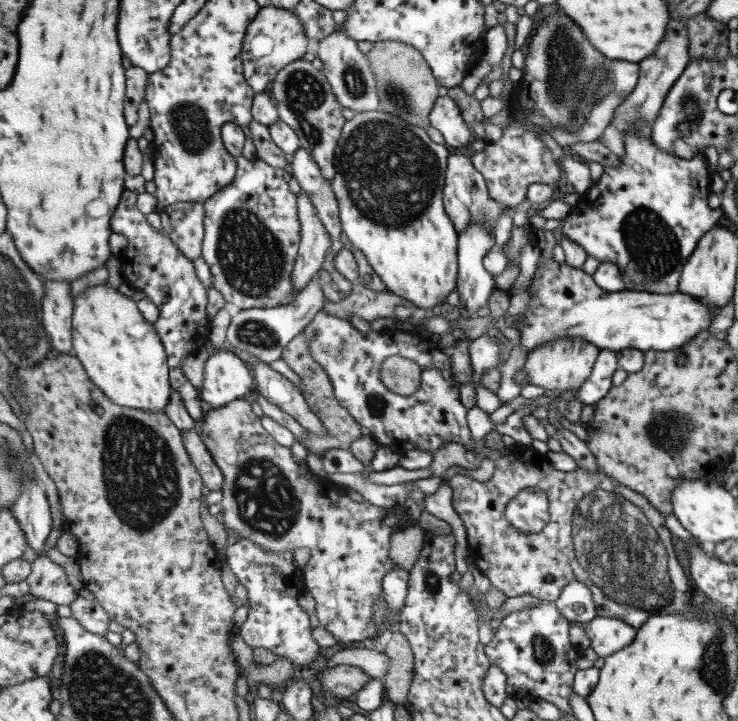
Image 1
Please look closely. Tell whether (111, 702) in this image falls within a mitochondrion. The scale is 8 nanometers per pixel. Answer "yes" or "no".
yes

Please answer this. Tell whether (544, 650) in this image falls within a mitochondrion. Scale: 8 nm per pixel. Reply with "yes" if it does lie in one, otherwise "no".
yes

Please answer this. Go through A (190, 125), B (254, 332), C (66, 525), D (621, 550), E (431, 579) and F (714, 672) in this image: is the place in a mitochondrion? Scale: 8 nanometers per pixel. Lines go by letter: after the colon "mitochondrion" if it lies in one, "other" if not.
A: mitochondrion
B: mitochondrion
C: other
D: mitochondrion
E: mitochondrion
F: mitochondrion

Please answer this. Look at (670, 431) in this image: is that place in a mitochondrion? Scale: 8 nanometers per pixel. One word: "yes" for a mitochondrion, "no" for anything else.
yes

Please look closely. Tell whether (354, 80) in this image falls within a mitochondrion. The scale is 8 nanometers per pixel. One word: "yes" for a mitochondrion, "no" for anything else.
yes

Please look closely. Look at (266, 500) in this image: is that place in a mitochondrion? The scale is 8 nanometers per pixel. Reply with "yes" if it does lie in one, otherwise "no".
yes

